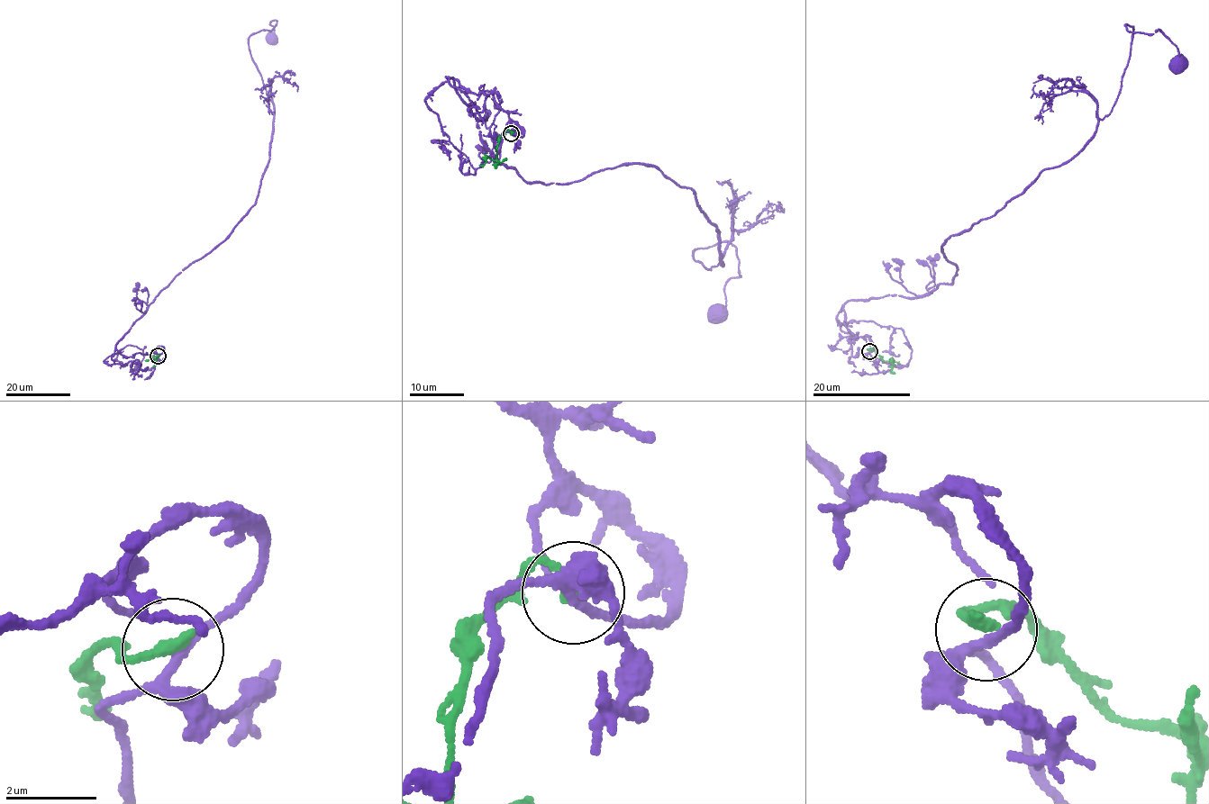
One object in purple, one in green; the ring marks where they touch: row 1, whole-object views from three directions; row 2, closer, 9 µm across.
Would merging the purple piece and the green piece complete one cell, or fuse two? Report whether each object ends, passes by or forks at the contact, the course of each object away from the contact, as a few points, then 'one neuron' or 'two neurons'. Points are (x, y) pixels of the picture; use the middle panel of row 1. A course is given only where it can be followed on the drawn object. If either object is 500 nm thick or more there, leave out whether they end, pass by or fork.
purple forks there; green ends there; purple runs (511, 133), (454, 80), (529, 182), (634, 162), (693, 192), (724, 264), (693, 257), (739, 260), (716, 317); green runs (511, 132), (507, 130), (499, 137), (496, 157), (494, 160), (488, 158), (479, 165); two neurons

